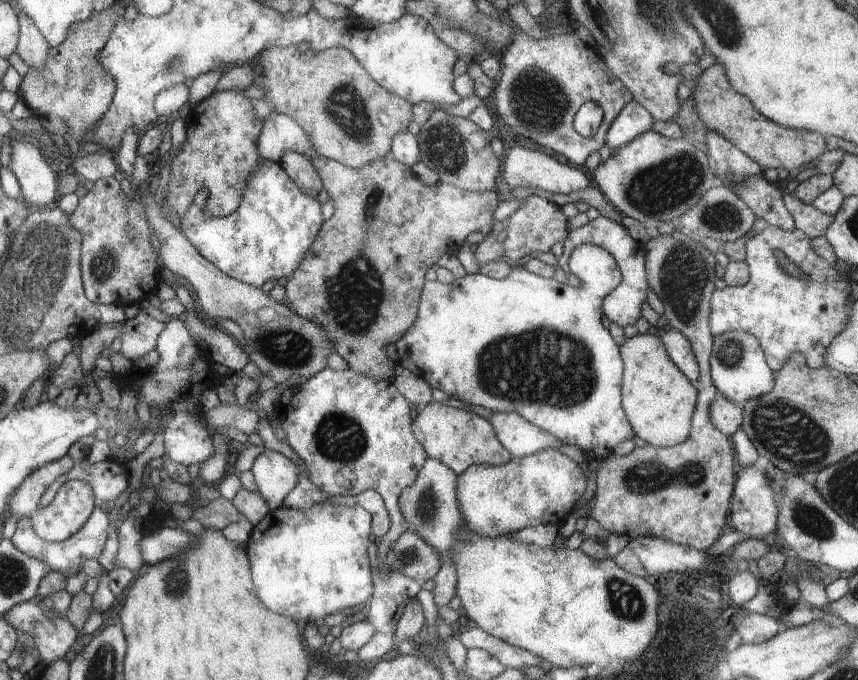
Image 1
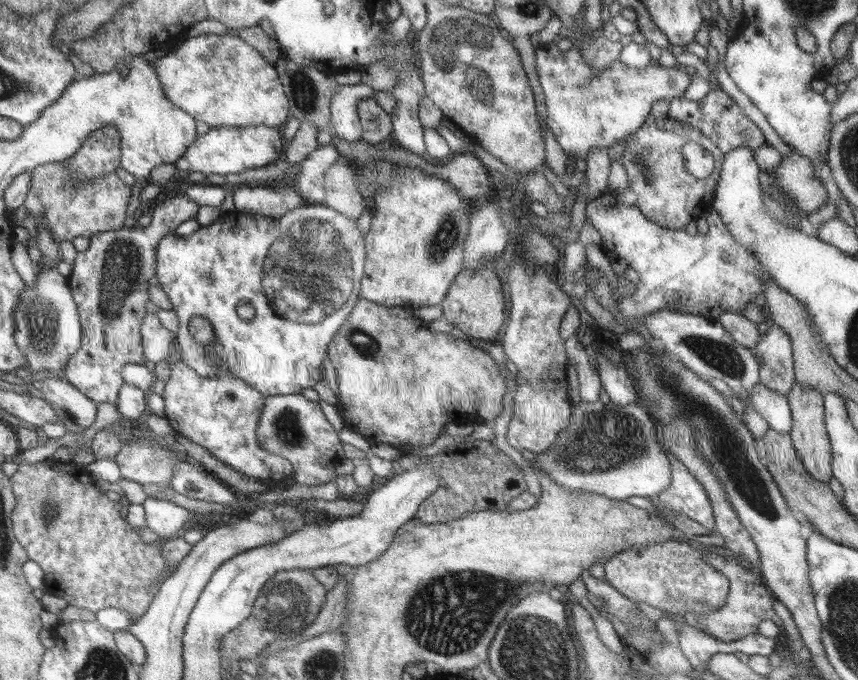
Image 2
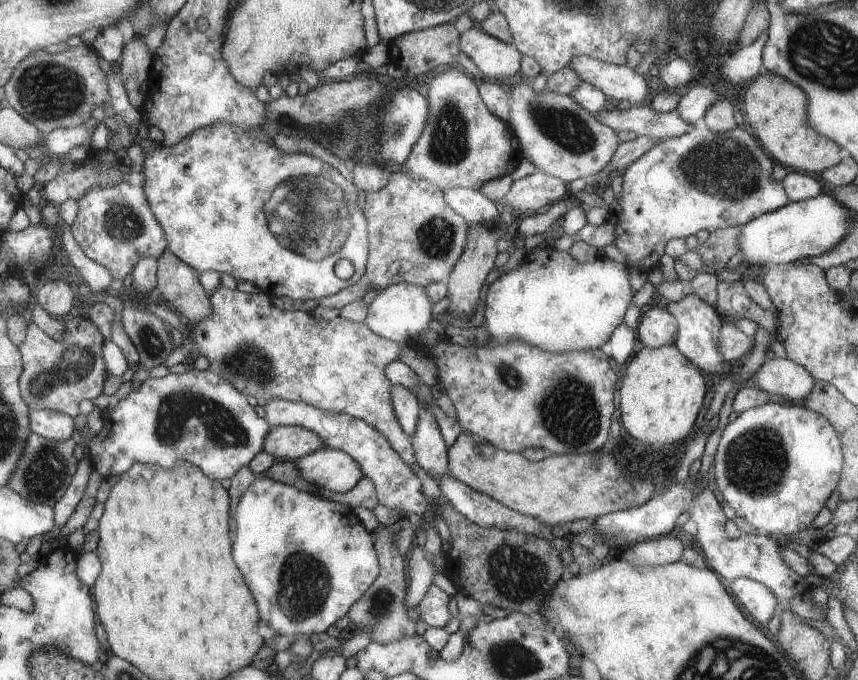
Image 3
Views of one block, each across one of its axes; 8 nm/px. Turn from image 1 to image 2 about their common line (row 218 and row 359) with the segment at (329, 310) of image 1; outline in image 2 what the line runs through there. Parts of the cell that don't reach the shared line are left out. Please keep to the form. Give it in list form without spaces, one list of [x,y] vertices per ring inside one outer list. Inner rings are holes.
[[[361,298],[351,312],[349,319],[334,335],[332,342],[329,344],[328,358],[336,371],[338,394],[340,395],[338,397],[338,408],[346,414],[343,417],[344,424],[354,433],[362,435],[371,446],[387,444],[400,450],[401,454],[405,454],[406,452],[434,444],[440,438],[443,429],[448,423],[459,424],[459,422],[464,422],[464,420],[476,420],[476,418],[482,418],[487,423],[492,423],[495,418],[500,416],[503,410],[502,400],[504,400],[506,394],[506,383],[500,373],[498,364],[492,357],[483,351],[479,345],[471,344],[465,337],[456,333],[430,331],[426,322],[418,318],[411,309],[384,306],[383,304]]]

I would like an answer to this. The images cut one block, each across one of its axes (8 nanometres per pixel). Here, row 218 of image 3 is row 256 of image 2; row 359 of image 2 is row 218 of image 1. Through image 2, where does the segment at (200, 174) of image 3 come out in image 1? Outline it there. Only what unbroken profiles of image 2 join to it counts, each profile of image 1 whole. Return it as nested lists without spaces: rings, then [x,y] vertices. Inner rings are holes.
[[[262,159],[245,184],[241,207],[226,217],[212,217],[208,214],[206,210],[208,191],[206,189],[199,191],[189,210],[182,216],[180,228],[198,253],[219,271],[246,285],[261,288],[268,280],[290,278],[301,267],[302,260],[312,250],[321,233],[324,218],[320,212],[320,202],[303,192],[296,182],[286,175],[280,162]]]

